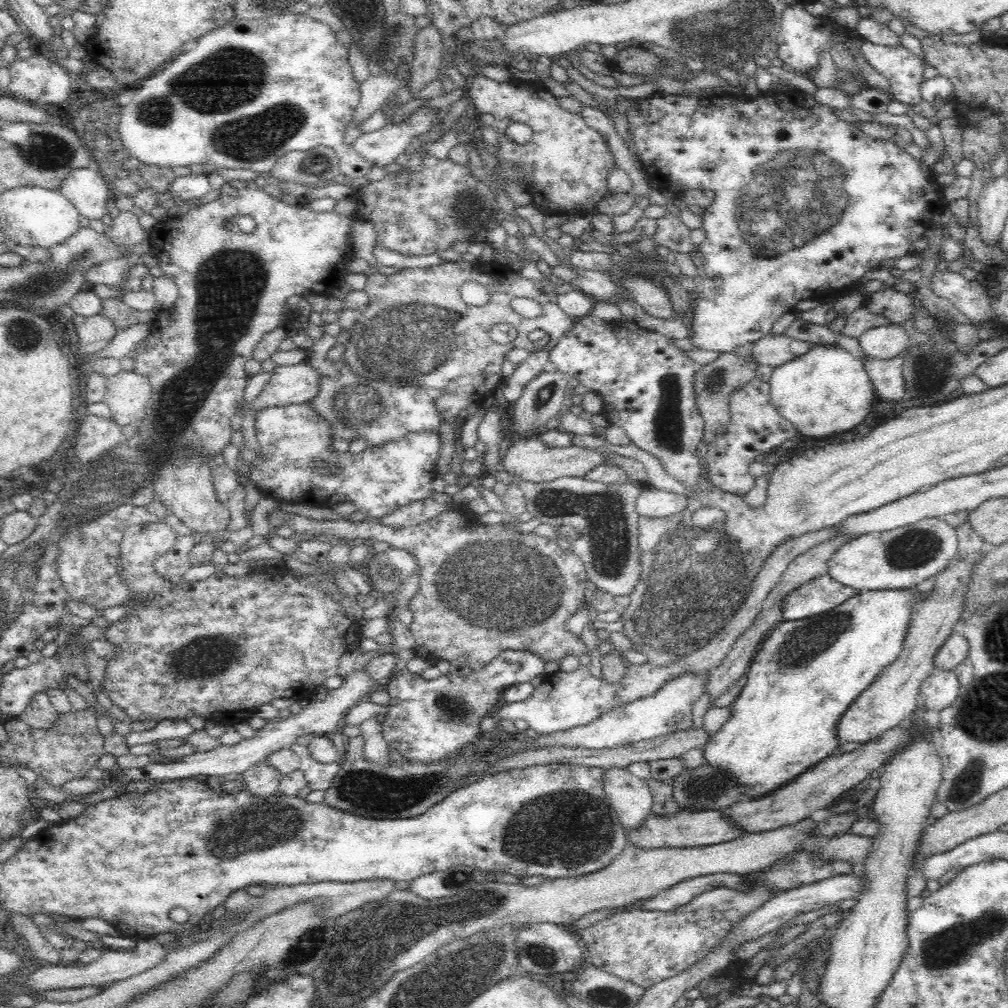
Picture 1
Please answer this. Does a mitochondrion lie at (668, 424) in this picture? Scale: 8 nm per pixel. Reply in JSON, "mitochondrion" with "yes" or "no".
{"mitochondrion":"yes"}

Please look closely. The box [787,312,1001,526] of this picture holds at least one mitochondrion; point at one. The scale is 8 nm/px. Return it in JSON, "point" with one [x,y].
{"point":[930,370]}

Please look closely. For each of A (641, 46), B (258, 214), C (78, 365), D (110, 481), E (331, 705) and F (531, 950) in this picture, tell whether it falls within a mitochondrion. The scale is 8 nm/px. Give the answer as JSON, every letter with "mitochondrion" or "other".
{"A":"other","B":"other","C":"other","D":"mitochondrion","E":"other","F":"mitochondrion"}

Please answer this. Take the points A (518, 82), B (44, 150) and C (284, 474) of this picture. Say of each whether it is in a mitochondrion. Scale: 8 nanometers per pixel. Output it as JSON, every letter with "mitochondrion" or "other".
{"A":"other","B":"mitochondrion","C":"other"}

